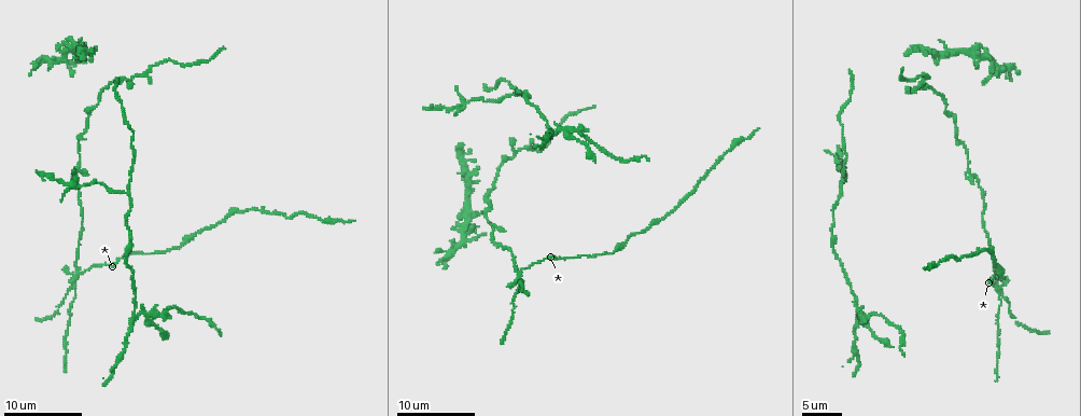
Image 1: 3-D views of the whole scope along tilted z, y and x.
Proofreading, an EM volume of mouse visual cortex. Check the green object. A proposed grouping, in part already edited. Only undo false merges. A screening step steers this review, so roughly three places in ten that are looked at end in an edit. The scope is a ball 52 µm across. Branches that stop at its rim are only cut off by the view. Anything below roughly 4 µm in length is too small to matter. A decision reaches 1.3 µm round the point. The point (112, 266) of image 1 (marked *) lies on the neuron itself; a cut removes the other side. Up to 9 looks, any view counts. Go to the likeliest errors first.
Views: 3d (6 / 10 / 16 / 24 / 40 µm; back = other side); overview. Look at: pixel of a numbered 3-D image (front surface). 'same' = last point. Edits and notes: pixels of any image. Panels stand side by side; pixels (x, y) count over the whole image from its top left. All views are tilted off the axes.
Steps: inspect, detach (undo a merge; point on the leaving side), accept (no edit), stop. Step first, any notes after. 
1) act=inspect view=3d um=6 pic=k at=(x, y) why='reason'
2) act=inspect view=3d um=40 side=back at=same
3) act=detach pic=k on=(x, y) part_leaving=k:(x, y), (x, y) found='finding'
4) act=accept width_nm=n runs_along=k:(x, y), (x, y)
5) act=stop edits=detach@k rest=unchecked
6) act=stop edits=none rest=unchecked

act=inspect view=3d um=10 pic=1 at=(126, 194) why='three-way junction'

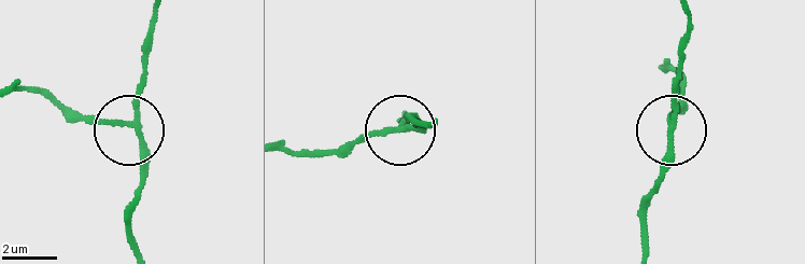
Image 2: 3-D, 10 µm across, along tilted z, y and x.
act=inspect view=3d um=6 pic=2 at=(398, 130)

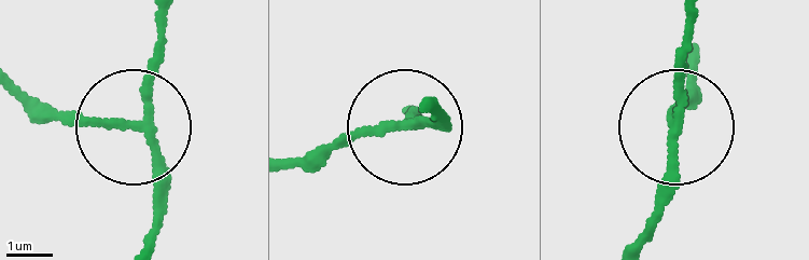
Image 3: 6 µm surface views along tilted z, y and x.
act=detach pic=3 on=(68, 111) arms=3 part_leaving=3:(127, 127), (72, 127), (23, 103) found='a second neuron is stuck on'

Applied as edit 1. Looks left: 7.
act=inspect view=overview

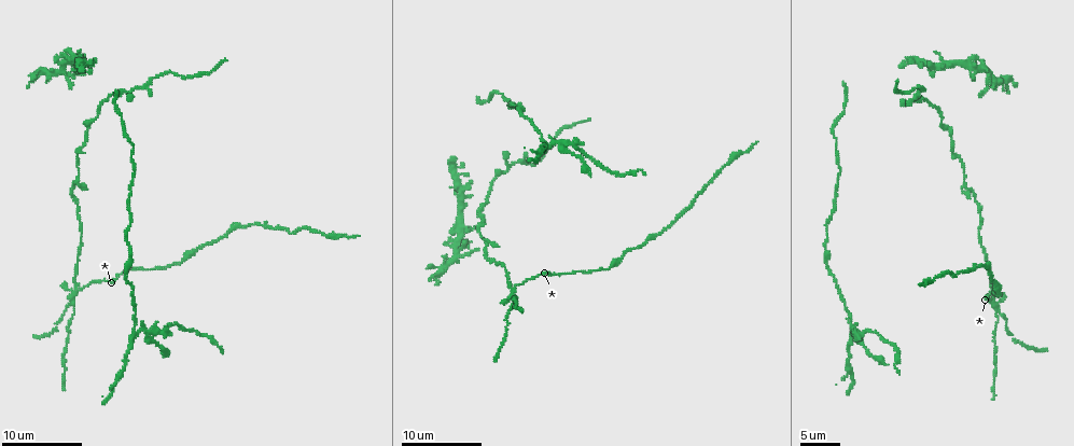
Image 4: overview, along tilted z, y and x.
act=inspect view=3d um=10 pic=4 at=(75, 288) why='four-way junction'

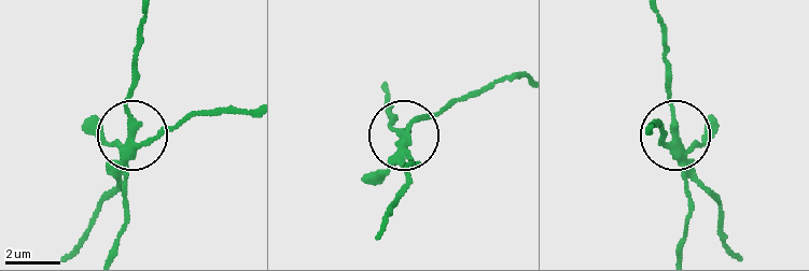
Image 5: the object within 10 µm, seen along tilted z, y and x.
act=inspect view=3d um=6 pic=5 at=(131, 140)

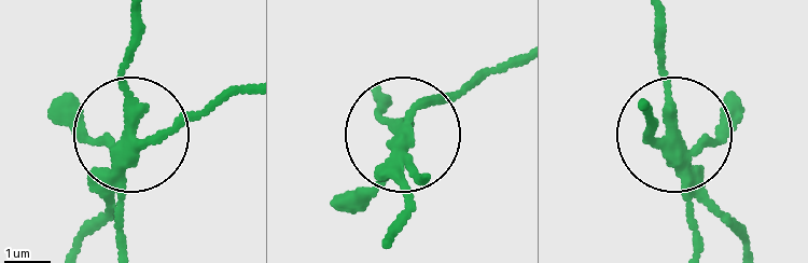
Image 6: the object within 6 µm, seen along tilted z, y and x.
act=detach pic=6 on=(83, 127) part_leaving=6:(126, 153), (128, 23) found='a second neuron is stuck on'

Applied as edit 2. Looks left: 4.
act=stop edits=detach@3,detach@6 rest=unchecked

